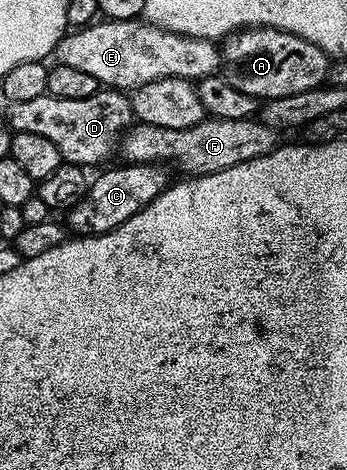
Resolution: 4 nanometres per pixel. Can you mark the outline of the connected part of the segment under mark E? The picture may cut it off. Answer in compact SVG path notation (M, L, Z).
M100 19L86 28L71 30L60 40L53 53L54 59L65 66L74 66L77 70L97 78L100 86L111 90L134 90L145 86L145 82L153 82L161 78L181 78L198 82L207 76L214 76L221 68L221 48L216 41L202 40L192 36L182 36L176 32L167 32L156 24L148 24L146 20L109 20Z

